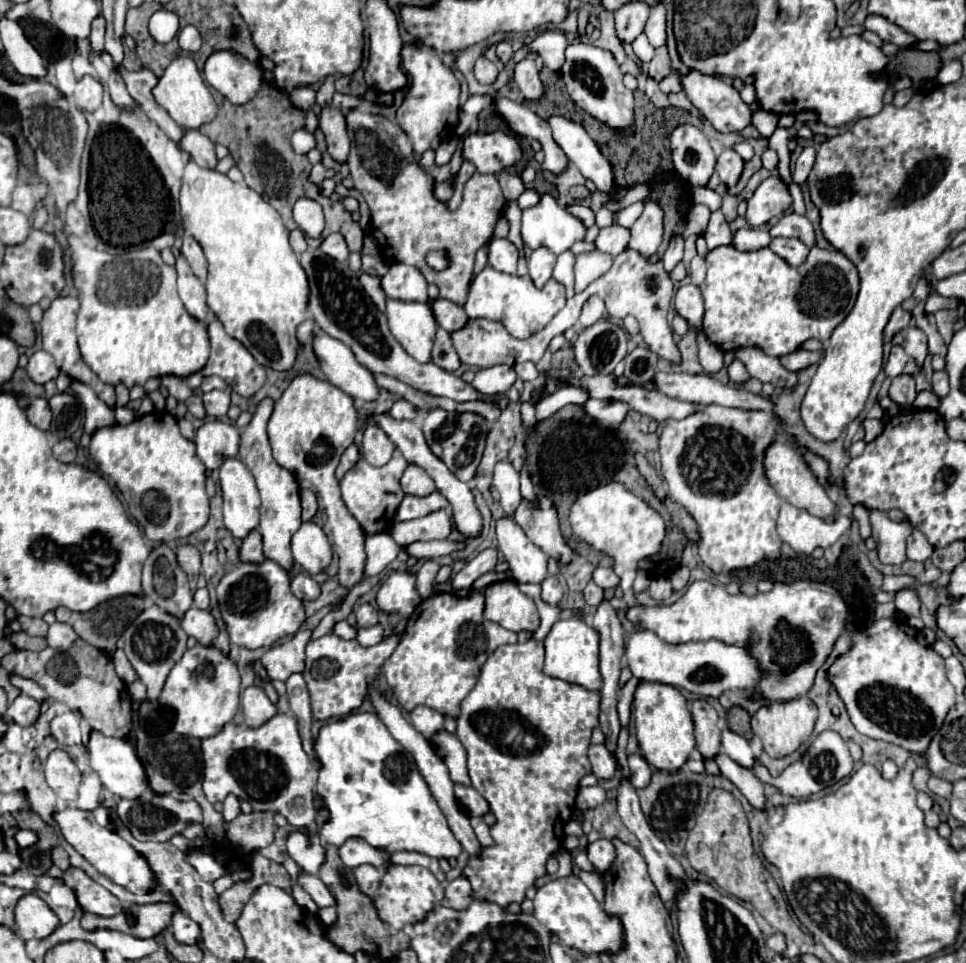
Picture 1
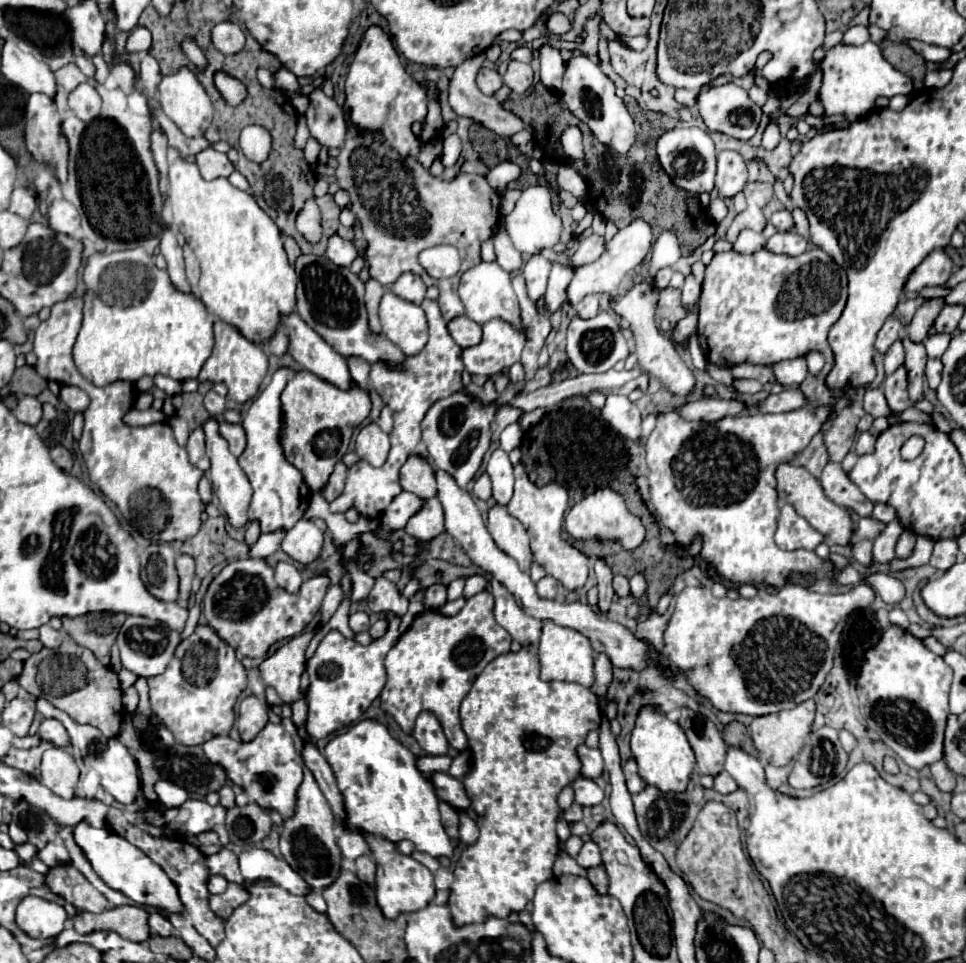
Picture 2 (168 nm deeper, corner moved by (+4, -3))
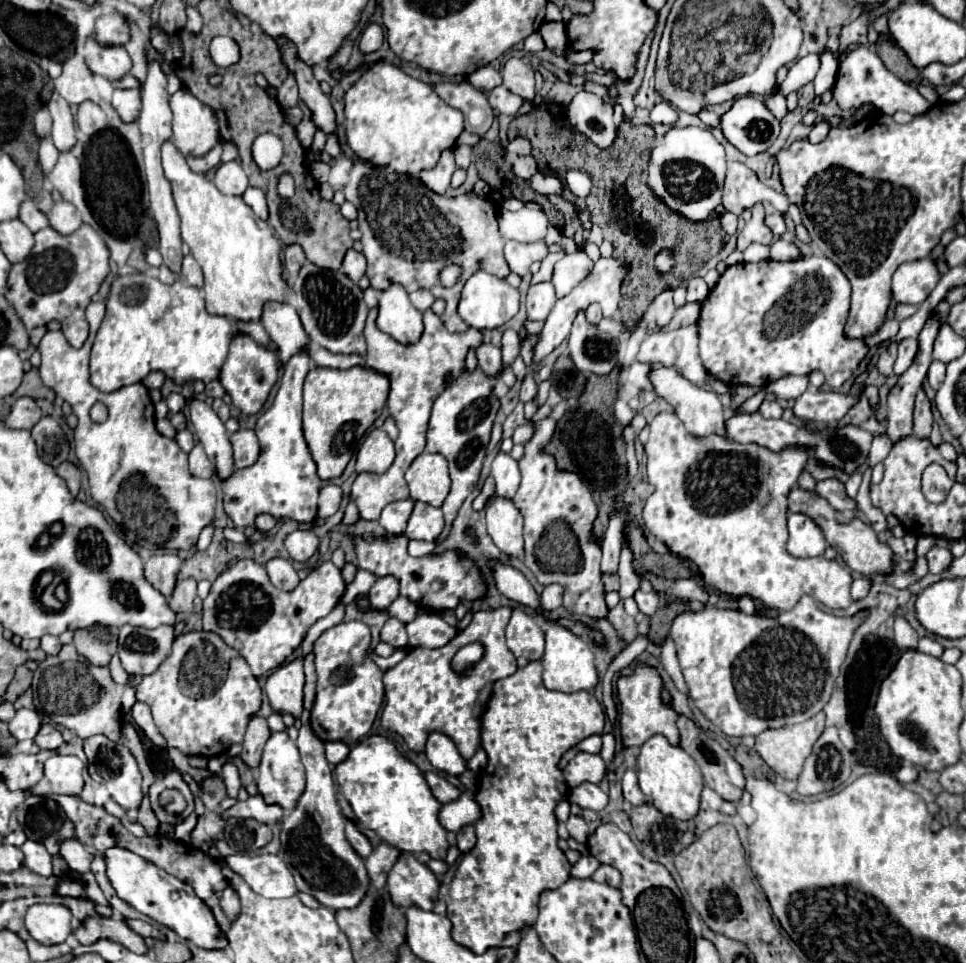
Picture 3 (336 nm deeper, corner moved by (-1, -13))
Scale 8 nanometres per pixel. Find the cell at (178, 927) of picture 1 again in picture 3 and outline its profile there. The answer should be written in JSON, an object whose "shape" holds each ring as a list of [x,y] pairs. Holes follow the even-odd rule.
{"shape":[[[127,920],[129,922],[129,926],[137,932],[137,934],[141,934],[143,938],[157,938],[157,940],[163,940],[165,936],[155,928],[155,926],[151,926],[149,922],[143,922],[143,920]]]}

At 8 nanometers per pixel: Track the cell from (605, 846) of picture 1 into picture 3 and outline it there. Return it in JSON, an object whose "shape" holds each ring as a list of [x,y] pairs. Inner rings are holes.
{"shape":[[[581,856],[577,864],[571,866],[571,876],[573,878],[591,878],[591,874],[601,866],[601,862],[597,858],[589,856]]]}

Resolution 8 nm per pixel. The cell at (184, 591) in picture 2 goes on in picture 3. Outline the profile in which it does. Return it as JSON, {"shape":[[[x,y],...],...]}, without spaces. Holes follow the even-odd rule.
{"shape":[[[187,578],[187,580],[179,580],[175,586],[175,592],[169,598],[169,606],[175,612],[191,612],[193,610],[193,600],[197,596],[197,580]]]}

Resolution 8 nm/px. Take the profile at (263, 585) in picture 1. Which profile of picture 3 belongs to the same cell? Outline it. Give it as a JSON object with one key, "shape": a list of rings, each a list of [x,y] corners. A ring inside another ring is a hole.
{"shape":[[[239,560],[237,564],[233,564],[233,568],[225,570],[213,582],[209,596],[203,600],[203,630],[219,634],[225,640],[225,644],[235,648],[247,660],[253,674],[261,676],[269,670],[279,668],[285,662],[285,658],[291,656],[295,648],[299,648],[299,644],[307,636],[307,630],[339,604],[343,592],[345,592],[345,582],[341,578],[341,570],[335,568],[333,562],[321,564],[305,580],[301,580],[301,584],[295,590],[283,592],[271,584],[269,574],[261,564],[257,564],[255,560]]]}

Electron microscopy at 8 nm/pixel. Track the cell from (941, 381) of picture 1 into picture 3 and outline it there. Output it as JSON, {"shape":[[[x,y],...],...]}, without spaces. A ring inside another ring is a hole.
{"shape":[[[933,360],[929,366],[929,372],[927,372],[927,380],[929,380],[931,388],[937,390],[945,380],[945,364],[939,360]]]}

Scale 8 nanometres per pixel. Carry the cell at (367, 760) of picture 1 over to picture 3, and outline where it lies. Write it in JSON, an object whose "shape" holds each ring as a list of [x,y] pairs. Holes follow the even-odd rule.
{"shape":[[[369,736],[351,748],[349,756],[335,766],[335,780],[351,804],[361,826],[375,830],[377,836],[405,852],[427,852],[435,860],[447,854],[447,830],[439,822],[441,802],[431,794],[425,774],[403,758],[391,740]]]}

